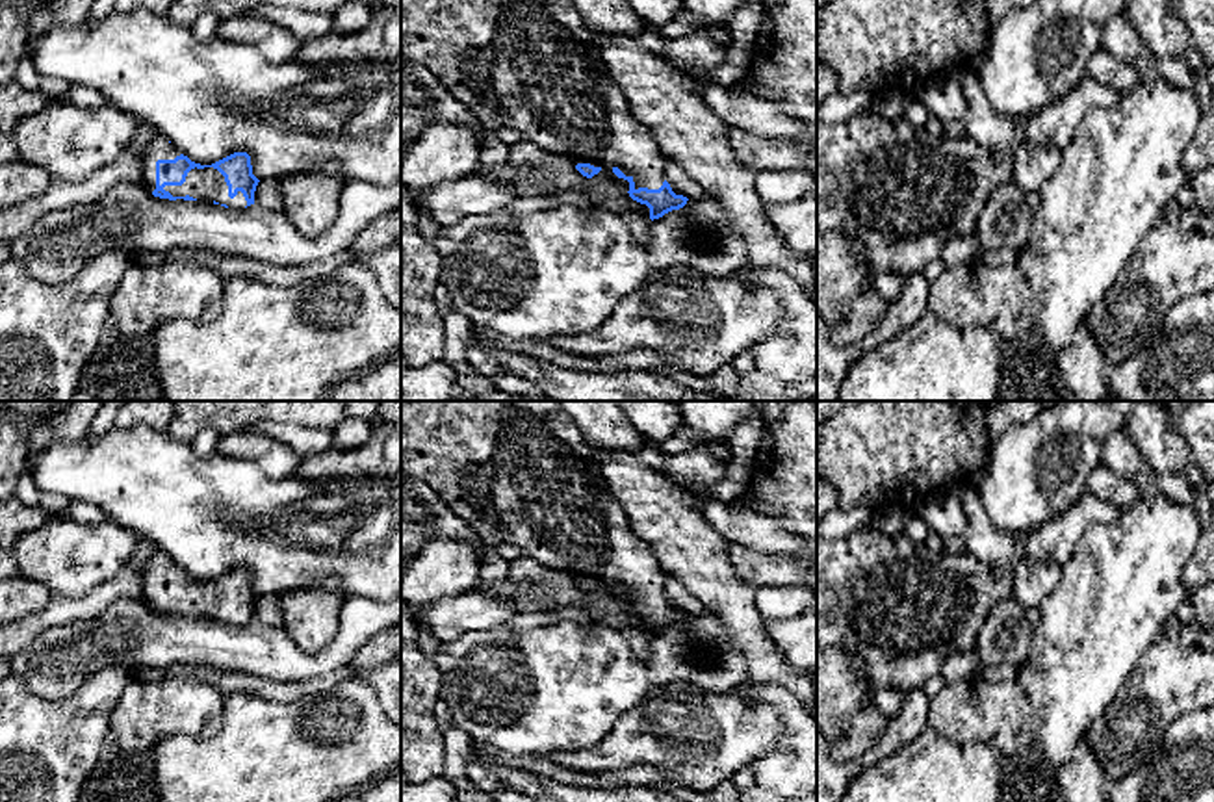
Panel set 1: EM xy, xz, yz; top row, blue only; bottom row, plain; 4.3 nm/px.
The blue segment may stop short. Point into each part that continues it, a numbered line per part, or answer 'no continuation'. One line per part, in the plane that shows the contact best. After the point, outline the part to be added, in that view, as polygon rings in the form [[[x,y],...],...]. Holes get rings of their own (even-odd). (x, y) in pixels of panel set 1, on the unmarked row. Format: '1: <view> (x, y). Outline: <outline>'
1: xy (208, 600). Outline: [[[195,583],[187,589],[182,602],[165,602],[163,605],[169,607],[173,613],[189,611],[197,616],[215,616],[219,620],[226,620],[232,626],[243,626],[247,622],[241,607],[238,607],[234,614],[228,613],[228,602],[225,598],[225,592],[213,583]]]

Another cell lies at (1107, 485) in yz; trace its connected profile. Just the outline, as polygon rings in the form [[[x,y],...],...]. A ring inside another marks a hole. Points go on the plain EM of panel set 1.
[[[1101,462],[1091,472],[1086,490],[1095,494],[1103,501],[1112,501],[1119,509],[1129,509],[1140,499],[1140,490],[1134,479],[1117,475]]]

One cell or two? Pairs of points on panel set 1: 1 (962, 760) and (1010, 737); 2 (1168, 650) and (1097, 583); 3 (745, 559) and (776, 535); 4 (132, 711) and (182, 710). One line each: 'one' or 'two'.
1: two
2: two
3: two
4: one

